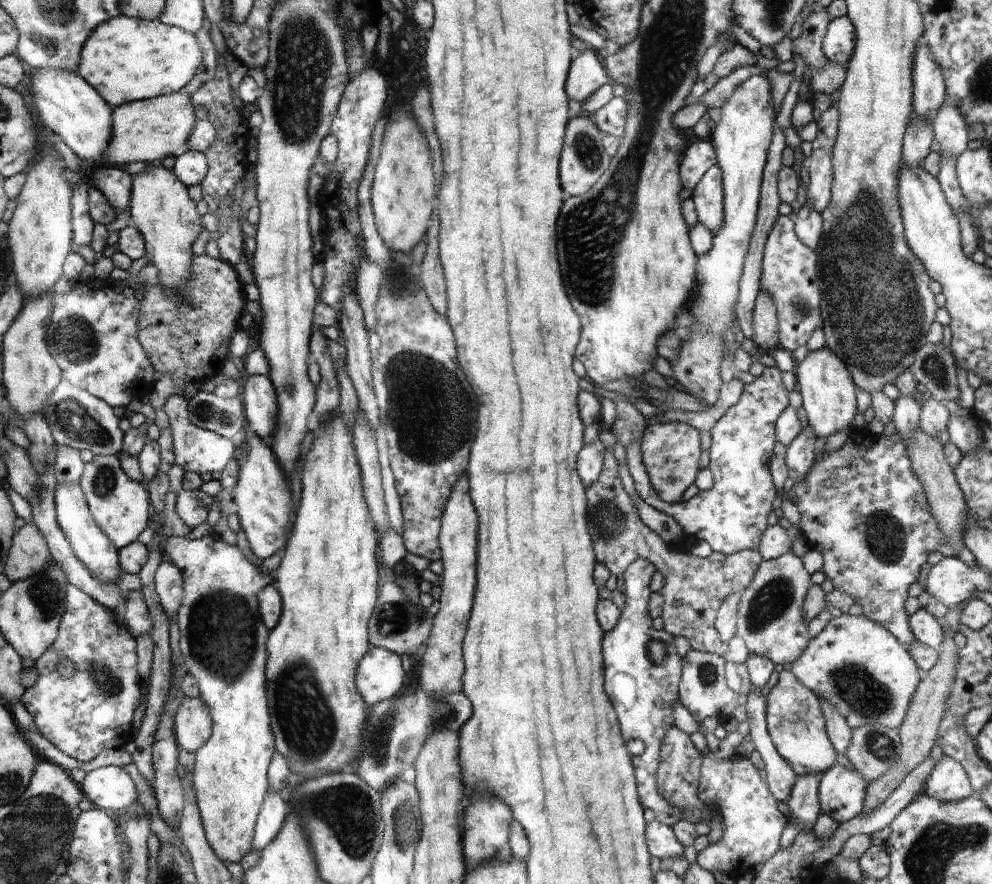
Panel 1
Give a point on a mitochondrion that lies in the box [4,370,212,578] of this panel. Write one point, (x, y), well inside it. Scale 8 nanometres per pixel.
(72, 417)

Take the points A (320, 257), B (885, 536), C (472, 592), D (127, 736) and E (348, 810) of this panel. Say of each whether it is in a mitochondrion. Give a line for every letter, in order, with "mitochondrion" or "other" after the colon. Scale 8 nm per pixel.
A: other
B: mitochondrion
C: other
D: other
E: mitochondrion

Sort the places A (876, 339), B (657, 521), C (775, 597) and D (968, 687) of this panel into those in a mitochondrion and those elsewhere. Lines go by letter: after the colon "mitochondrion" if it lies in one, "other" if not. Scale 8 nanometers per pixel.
A: mitochondrion
B: other
C: mitochondrion
D: other

